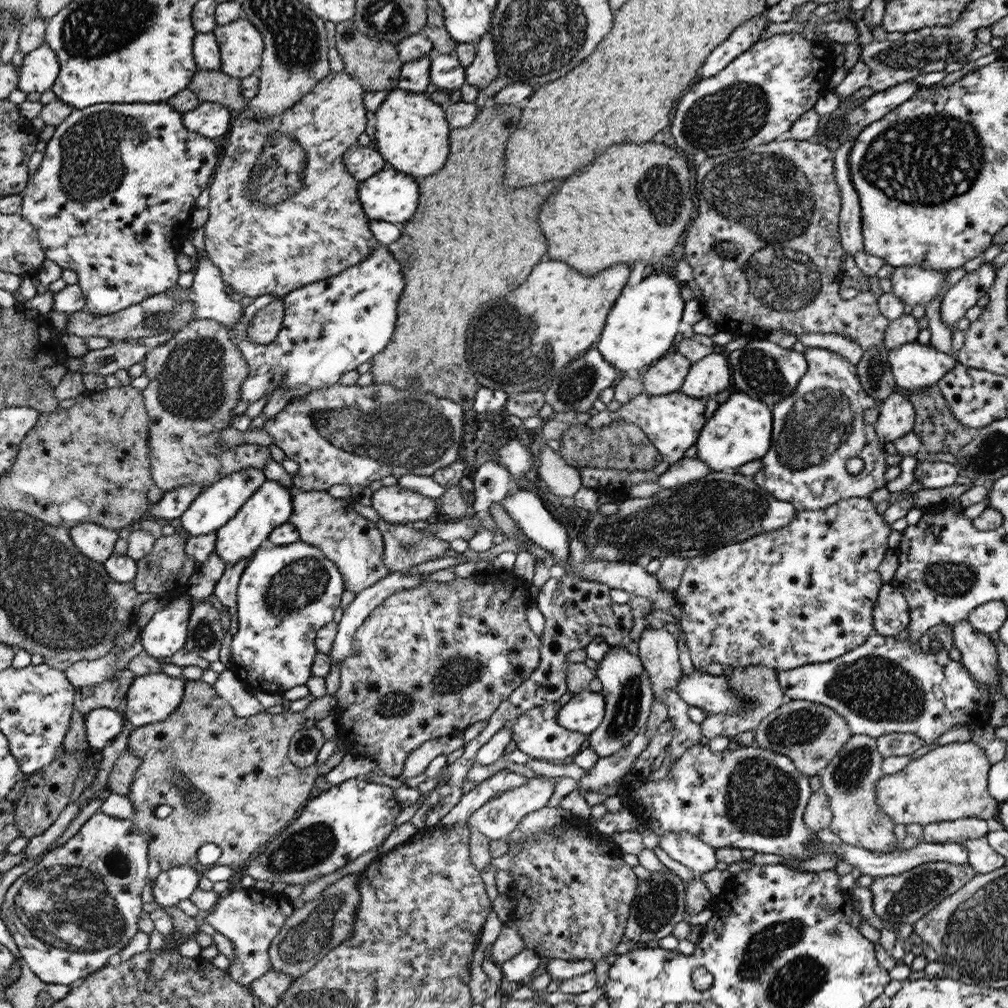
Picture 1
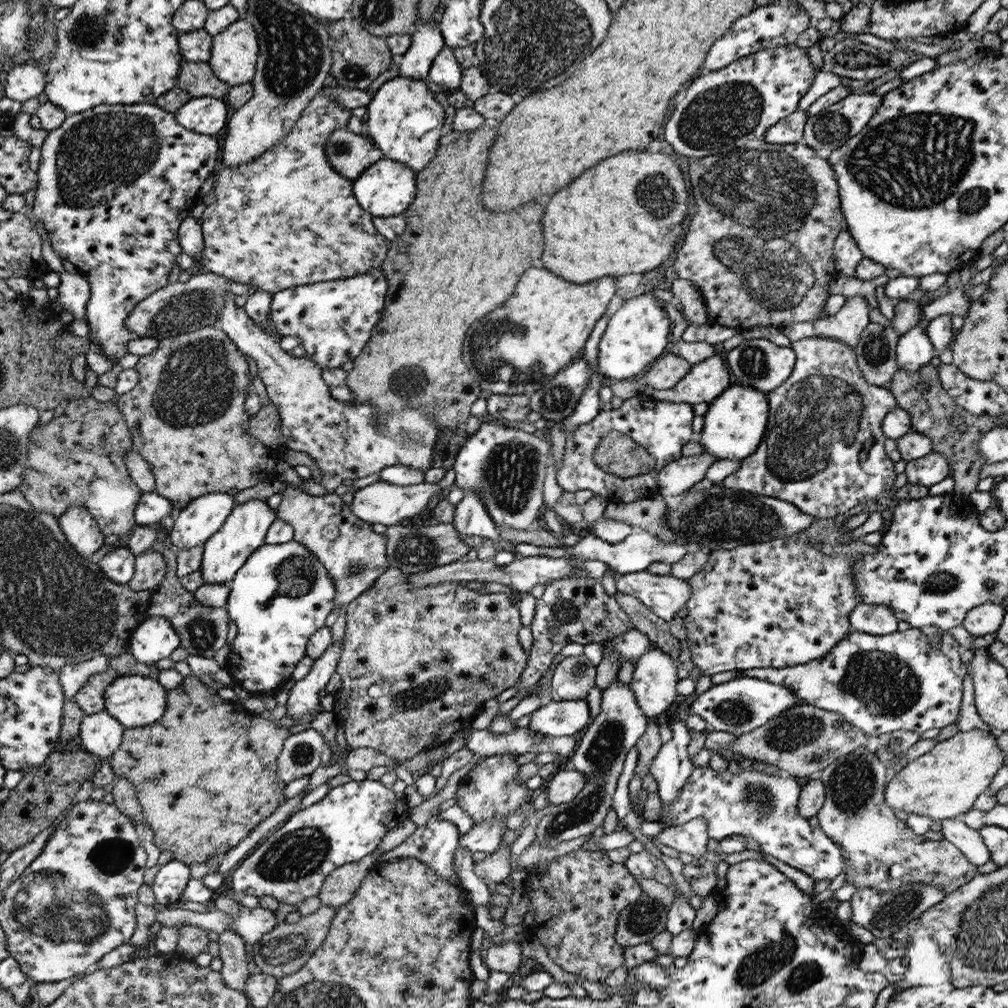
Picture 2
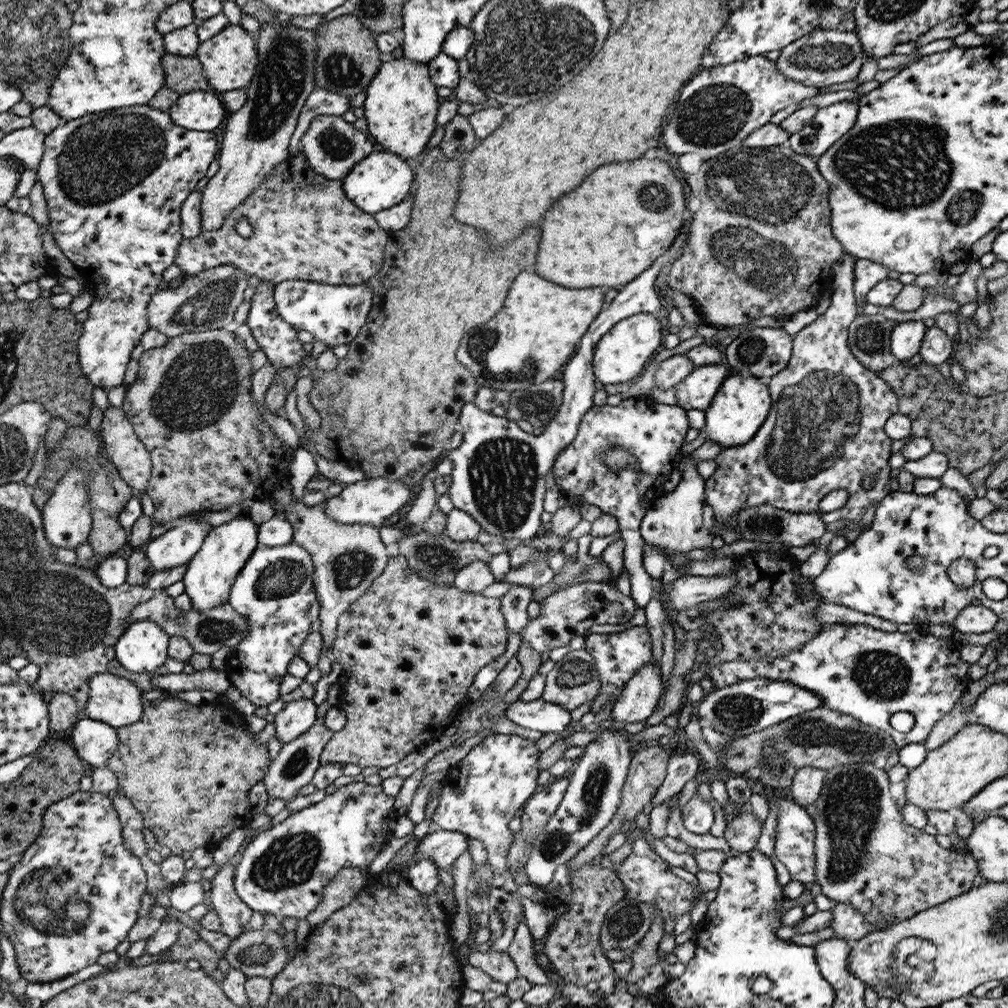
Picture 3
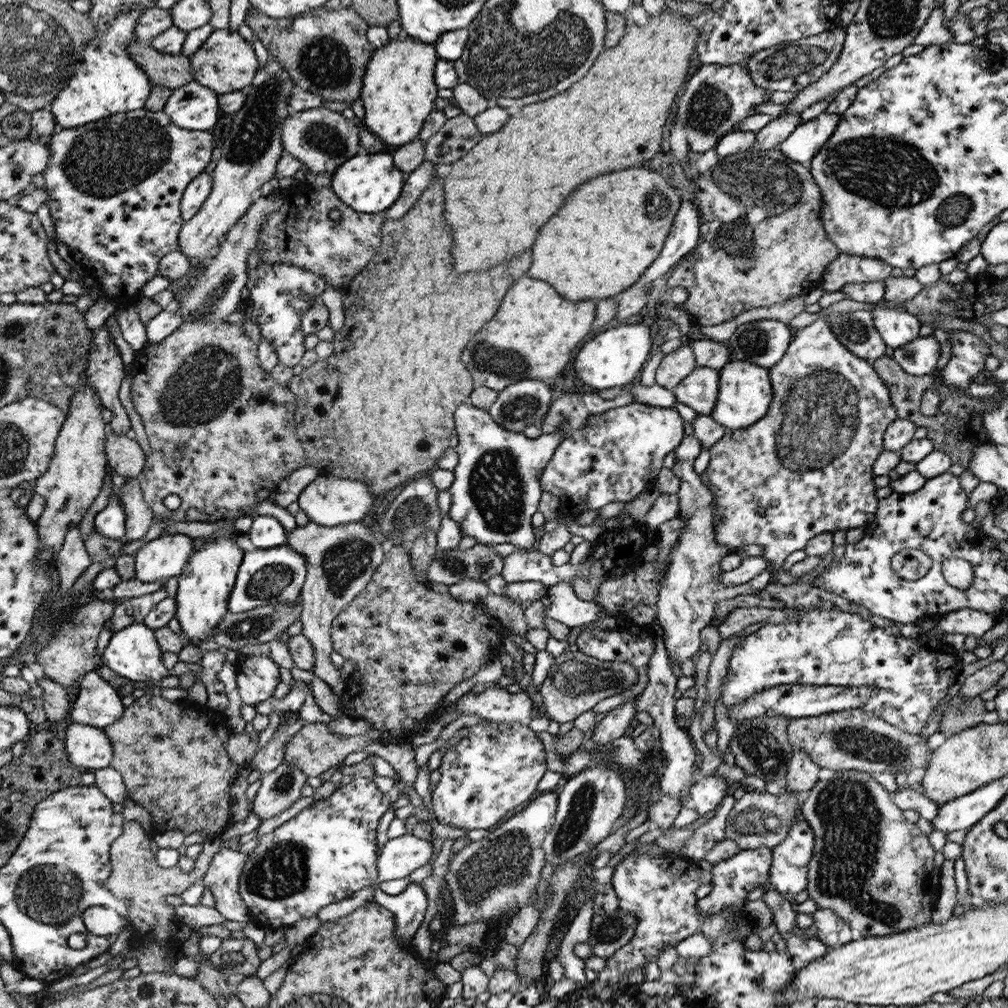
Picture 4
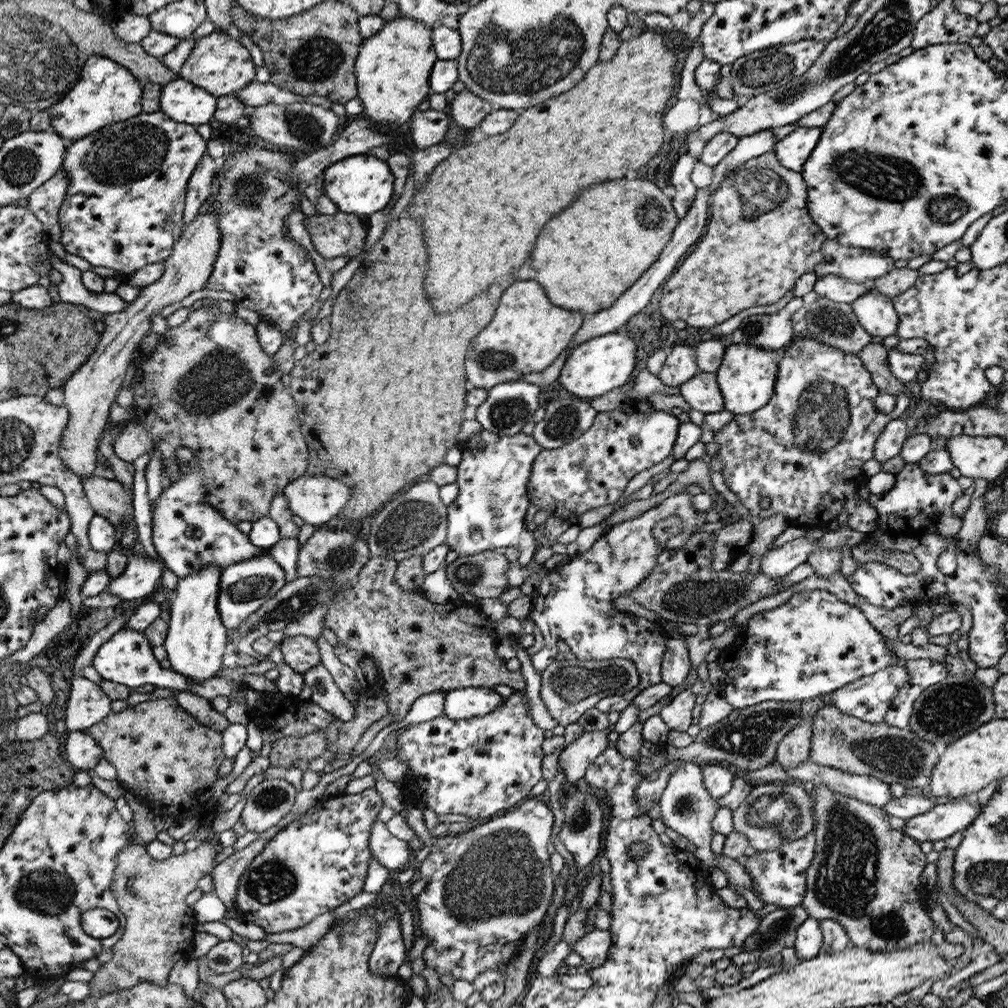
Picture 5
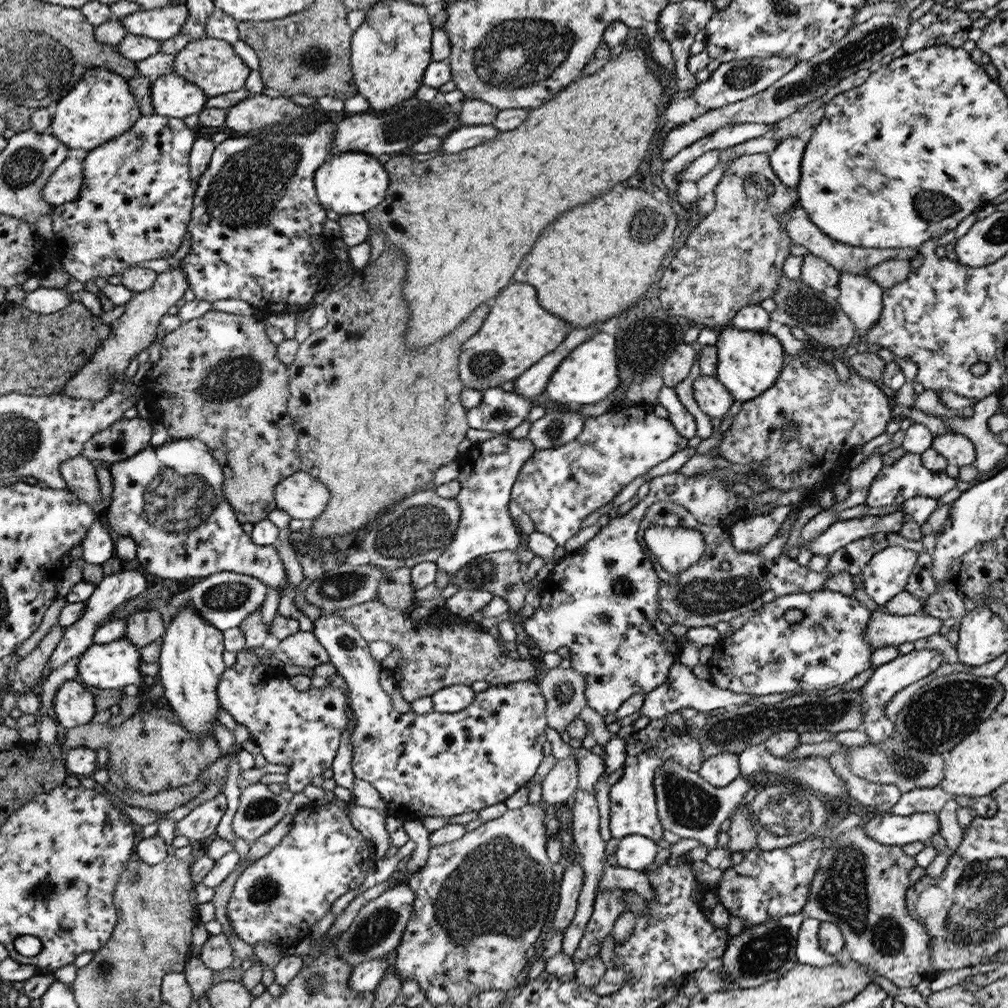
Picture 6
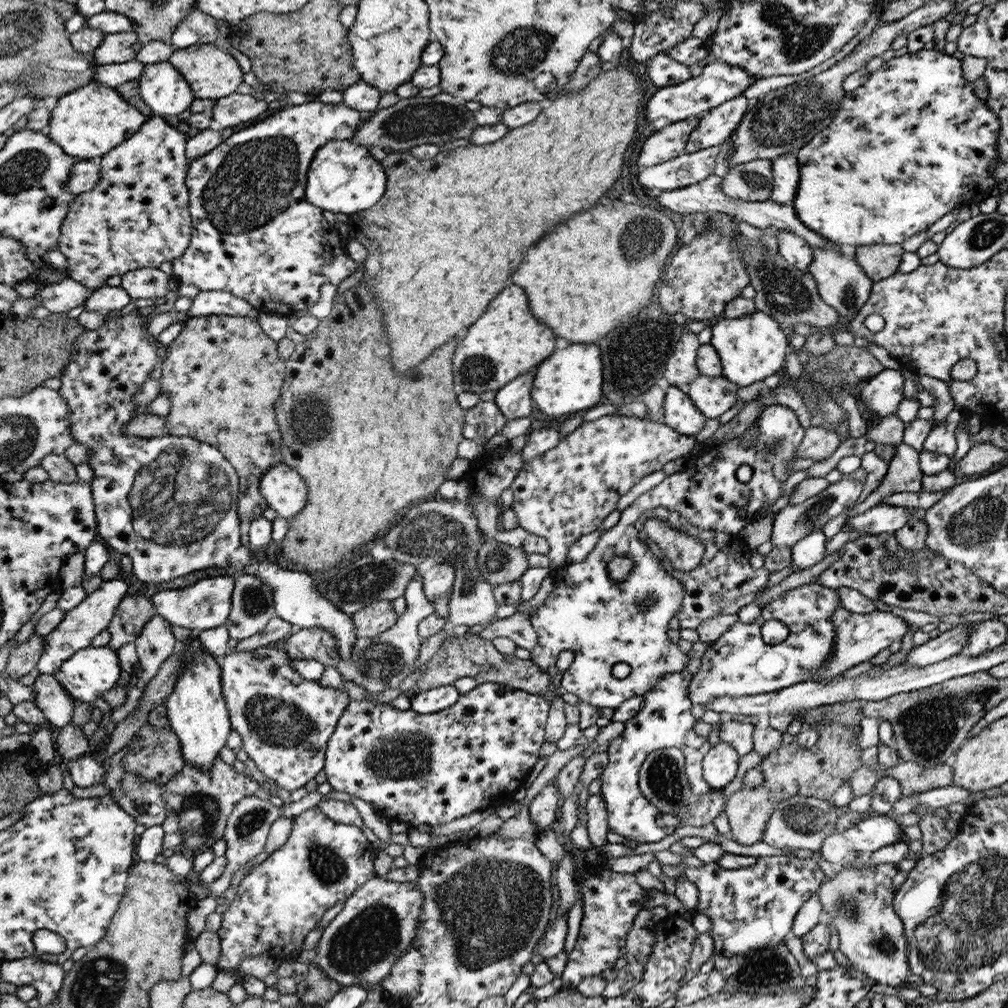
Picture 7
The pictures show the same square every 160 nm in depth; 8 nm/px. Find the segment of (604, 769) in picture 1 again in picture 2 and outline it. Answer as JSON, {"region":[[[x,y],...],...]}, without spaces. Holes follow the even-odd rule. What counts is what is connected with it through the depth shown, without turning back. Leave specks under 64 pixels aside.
{"region":[[[561,764],[545,788],[546,798],[549,803],[556,806],[563,802],[570,802],[582,790],[582,787],[587,785],[586,781],[587,778],[583,776],[583,772]]]}

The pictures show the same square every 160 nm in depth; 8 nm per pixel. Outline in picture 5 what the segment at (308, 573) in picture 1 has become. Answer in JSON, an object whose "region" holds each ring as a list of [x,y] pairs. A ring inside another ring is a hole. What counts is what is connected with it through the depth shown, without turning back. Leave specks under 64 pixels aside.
{"region":[[[270,554],[256,556],[251,560],[244,560],[242,563],[234,564],[225,569],[222,575],[220,586],[221,596],[219,597],[219,608],[225,627],[229,630],[250,617],[252,613],[269,602],[277,592],[288,584],[284,569],[272,559]]]}

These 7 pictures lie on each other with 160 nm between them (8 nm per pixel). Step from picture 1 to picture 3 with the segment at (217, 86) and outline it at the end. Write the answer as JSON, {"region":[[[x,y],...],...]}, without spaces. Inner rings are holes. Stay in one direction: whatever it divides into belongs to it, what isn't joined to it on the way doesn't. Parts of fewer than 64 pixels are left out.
{"region":[[[168,54],[163,58],[168,89],[182,93],[190,91],[214,91],[206,79],[202,63],[194,56],[182,57]]]}

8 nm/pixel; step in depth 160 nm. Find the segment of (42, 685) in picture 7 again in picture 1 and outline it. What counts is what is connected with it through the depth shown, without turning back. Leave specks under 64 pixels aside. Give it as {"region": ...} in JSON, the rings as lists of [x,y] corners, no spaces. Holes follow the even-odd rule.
{"region":[[[164,672],[137,677],[136,680],[130,684],[130,688],[128,688],[125,694],[128,710],[124,713],[128,713],[128,715],[124,717],[135,727],[161,723],[162,720],[172,715],[178,706],[180,706],[181,700],[184,698],[187,683],[188,680],[184,677],[170,677]]]}

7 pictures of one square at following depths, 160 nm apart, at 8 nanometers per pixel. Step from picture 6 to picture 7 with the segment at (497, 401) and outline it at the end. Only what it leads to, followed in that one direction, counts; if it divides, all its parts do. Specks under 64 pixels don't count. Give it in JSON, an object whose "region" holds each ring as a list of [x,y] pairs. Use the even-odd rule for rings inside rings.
{"region":[[[480,401],[466,415],[466,438],[478,441],[490,439],[508,422],[495,401]]]}

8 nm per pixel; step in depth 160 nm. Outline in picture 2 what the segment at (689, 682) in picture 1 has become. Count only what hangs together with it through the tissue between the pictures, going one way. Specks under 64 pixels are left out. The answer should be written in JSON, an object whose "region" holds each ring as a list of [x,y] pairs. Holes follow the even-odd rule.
{"region":[[[756,676],[733,679],[718,685],[712,684],[709,690],[695,695],[691,704],[693,713],[698,714],[702,720],[706,720],[708,727],[713,730],[730,732],[738,737],[770,722],[775,716],[782,714],[795,704],[802,703],[788,689],[778,686],[778,684],[770,684],[766,680],[759,680]]]}

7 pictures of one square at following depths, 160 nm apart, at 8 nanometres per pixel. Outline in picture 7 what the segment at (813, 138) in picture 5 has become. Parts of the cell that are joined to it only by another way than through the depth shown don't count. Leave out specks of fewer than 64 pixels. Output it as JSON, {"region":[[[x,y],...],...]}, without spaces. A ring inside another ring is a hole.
{"region":[[[794,152],[772,160],[773,190],[770,201],[780,205],[792,204],[798,192],[800,169]]]}

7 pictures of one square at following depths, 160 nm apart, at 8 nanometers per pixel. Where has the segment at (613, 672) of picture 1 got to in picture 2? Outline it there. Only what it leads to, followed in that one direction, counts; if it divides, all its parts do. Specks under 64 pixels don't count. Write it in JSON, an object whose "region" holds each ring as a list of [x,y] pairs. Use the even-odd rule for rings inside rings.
{"region":[[[614,680],[603,692],[601,711],[586,726],[584,736],[574,752],[568,766],[583,772],[587,778],[586,786],[570,802],[555,806],[550,814],[546,814],[537,825],[535,843],[540,846],[556,848],[568,840],[576,840],[594,830],[605,822],[606,815],[612,807],[612,797],[616,790],[616,782],[624,768],[626,753],[632,746],[640,743],[649,719],[643,715],[638,706],[632,687]]]}

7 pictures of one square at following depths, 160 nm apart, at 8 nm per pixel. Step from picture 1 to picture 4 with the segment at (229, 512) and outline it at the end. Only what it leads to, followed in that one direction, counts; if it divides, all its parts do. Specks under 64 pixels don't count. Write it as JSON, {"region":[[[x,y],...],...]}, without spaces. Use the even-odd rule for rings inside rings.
{"region":[[[182,534],[160,536],[136,552],[136,579],[142,583],[178,577],[194,552],[194,538]]]}

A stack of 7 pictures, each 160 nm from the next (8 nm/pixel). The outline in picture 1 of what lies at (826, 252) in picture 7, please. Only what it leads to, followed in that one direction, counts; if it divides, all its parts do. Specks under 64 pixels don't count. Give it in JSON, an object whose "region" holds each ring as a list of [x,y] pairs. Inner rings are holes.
{"region":[[[918,341],[889,351],[893,377],[901,392],[921,391],[937,382],[954,368],[957,357],[944,354]]]}

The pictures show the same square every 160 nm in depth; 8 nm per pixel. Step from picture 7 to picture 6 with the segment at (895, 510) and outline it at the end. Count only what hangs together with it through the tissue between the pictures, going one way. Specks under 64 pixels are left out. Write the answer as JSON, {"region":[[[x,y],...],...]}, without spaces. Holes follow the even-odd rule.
{"region":[[[894,511],[894,512],[889,512],[888,514],[885,515],[869,515],[869,516],[861,516],[861,517],[856,517],[852,519],[847,519],[847,520],[838,520],[836,522],[833,522],[827,529],[824,531],[824,533],[818,538],[814,538],[814,540],[810,541],[810,543],[804,542],[804,544],[800,545],[798,548],[798,554],[799,554],[799,549],[802,547],[806,547],[807,550],[810,550],[810,552],[813,555],[824,555],[824,556],[829,556],[834,554],[836,550],[841,550],[844,548],[844,546],[847,546],[850,544],[850,542],[855,542],[856,540],[861,540],[862,537],[868,537],[877,533],[899,533],[900,532],[900,527],[904,525],[903,522],[903,514],[900,511]]]}

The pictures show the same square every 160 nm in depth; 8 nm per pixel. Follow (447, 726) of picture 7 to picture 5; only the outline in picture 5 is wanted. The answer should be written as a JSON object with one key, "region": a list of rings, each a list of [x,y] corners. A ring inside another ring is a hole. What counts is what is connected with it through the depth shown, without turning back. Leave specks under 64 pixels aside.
{"region":[[[179,446],[175,457],[176,464],[172,465],[181,470],[181,477],[178,481],[164,482],[163,491],[152,506],[152,544],[158,556],[165,558],[169,570],[180,580],[204,568],[222,567],[225,570],[244,560],[266,555],[266,550],[248,540],[248,534],[240,532],[233,521],[205,501],[205,476],[193,450]],[[525,690],[514,691],[510,696],[503,698],[503,703],[492,712],[484,716],[471,719],[450,720],[445,714],[441,714],[432,720],[409,725],[397,737],[399,747],[395,758],[410,769],[408,783],[414,785],[410,796],[404,798],[405,806],[410,801],[418,806],[428,806],[437,815],[458,814],[468,816],[472,825],[485,822],[494,818],[494,814],[512,808],[522,798],[531,794],[532,787],[542,778],[542,742],[544,731],[538,728],[529,713],[529,700]]]}

